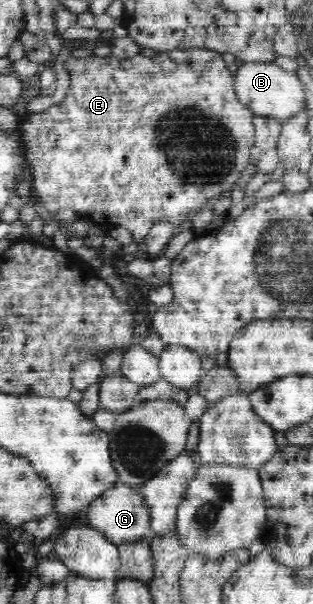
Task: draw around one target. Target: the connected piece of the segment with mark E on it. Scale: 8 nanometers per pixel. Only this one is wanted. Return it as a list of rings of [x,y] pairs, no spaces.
[[[171,49],[159,52],[154,57],[146,57],[141,53],[127,59],[117,59],[113,56],[94,57],[87,56],[85,59],[67,57],[64,68],[70,76],[70,85],[64,100],[59,105],[41,111],[38,114],[26,115],[19,122],[19,139],[21,141],[21,155],[24,165],[29,166],[33,175],[33,194],[54,218],[54,214],[61,209],[73,209],[83,219],[98,224],[103,230],[109,231],[124,227],[132,233],[132,239],[138,244],[145,241],[147,233],[151,231],[151,225],[160,216],[173,222],[175,229],[180,230],[187,226],[189,213],[201,209],[211,199],[218,199],[228,194],[236,187],[237,179],[241,173],[249,167],[251,158],[255,153],[255,128],[253,112],[238,100],[234,90],[234,74],[227,68],[219,52],[210,49]]]

